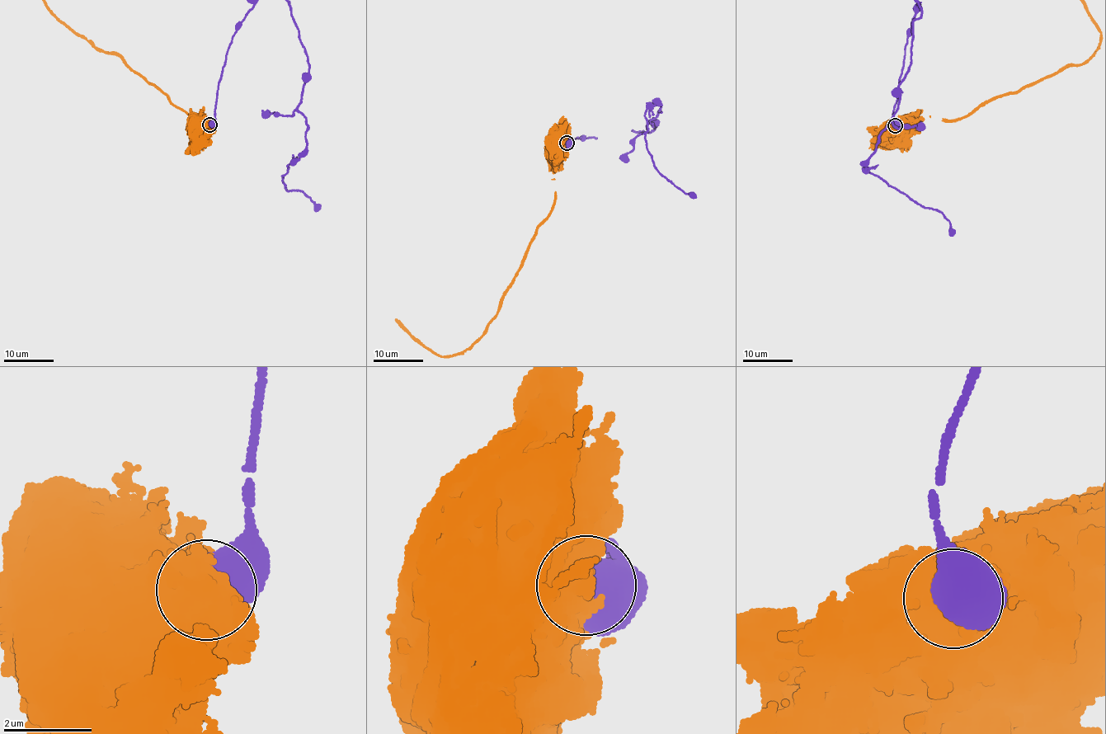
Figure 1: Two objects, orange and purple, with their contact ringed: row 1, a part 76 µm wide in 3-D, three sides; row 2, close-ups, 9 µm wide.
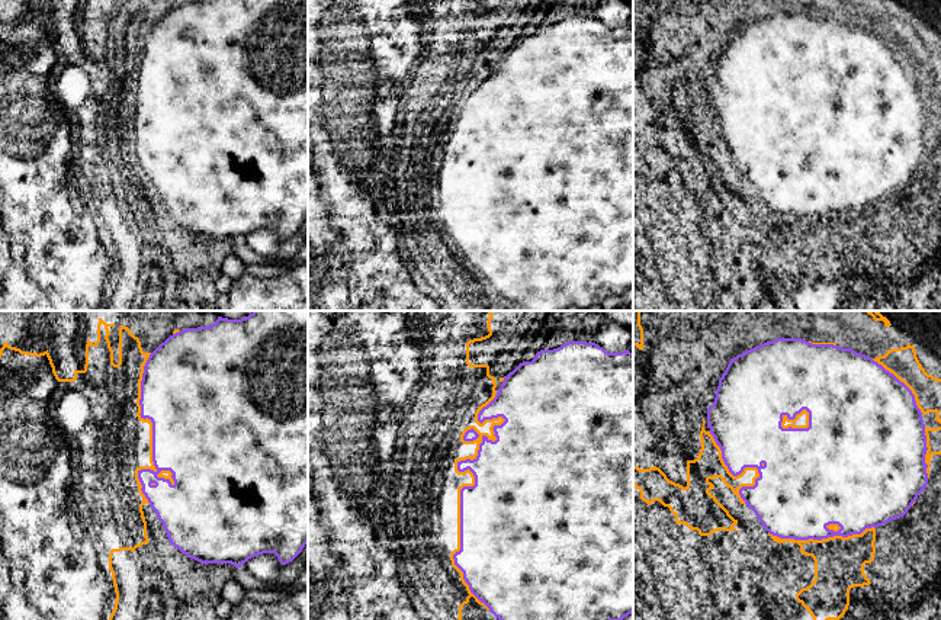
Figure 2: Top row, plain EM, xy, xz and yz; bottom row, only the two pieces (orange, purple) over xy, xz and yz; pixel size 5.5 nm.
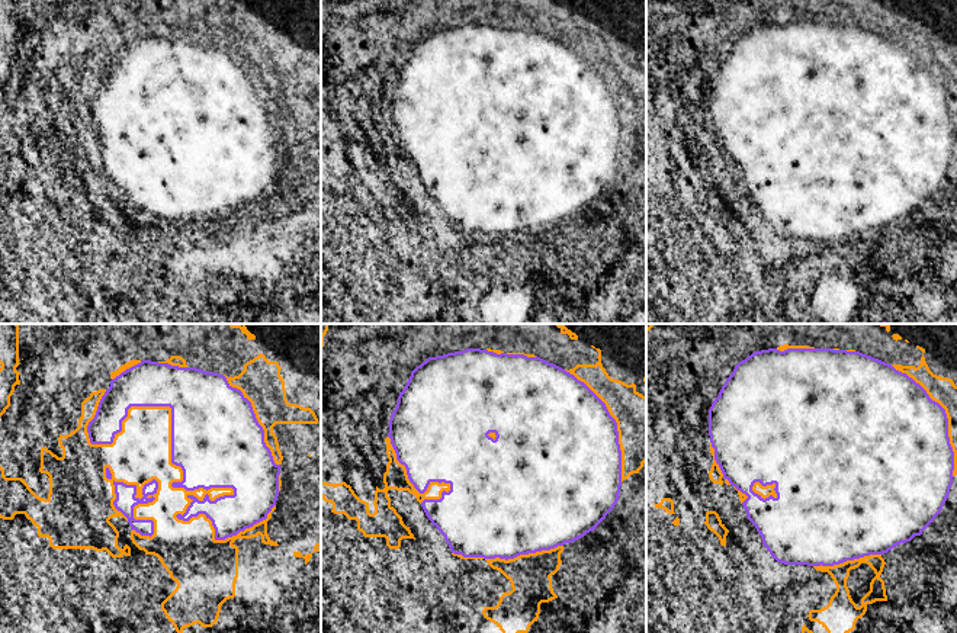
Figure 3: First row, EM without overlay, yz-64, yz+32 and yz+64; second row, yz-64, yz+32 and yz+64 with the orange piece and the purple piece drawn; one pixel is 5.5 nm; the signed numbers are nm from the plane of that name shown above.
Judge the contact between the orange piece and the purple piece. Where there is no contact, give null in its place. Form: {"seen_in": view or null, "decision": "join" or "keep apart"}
{"seen_in": "xz", "decision": "keep apart"}

